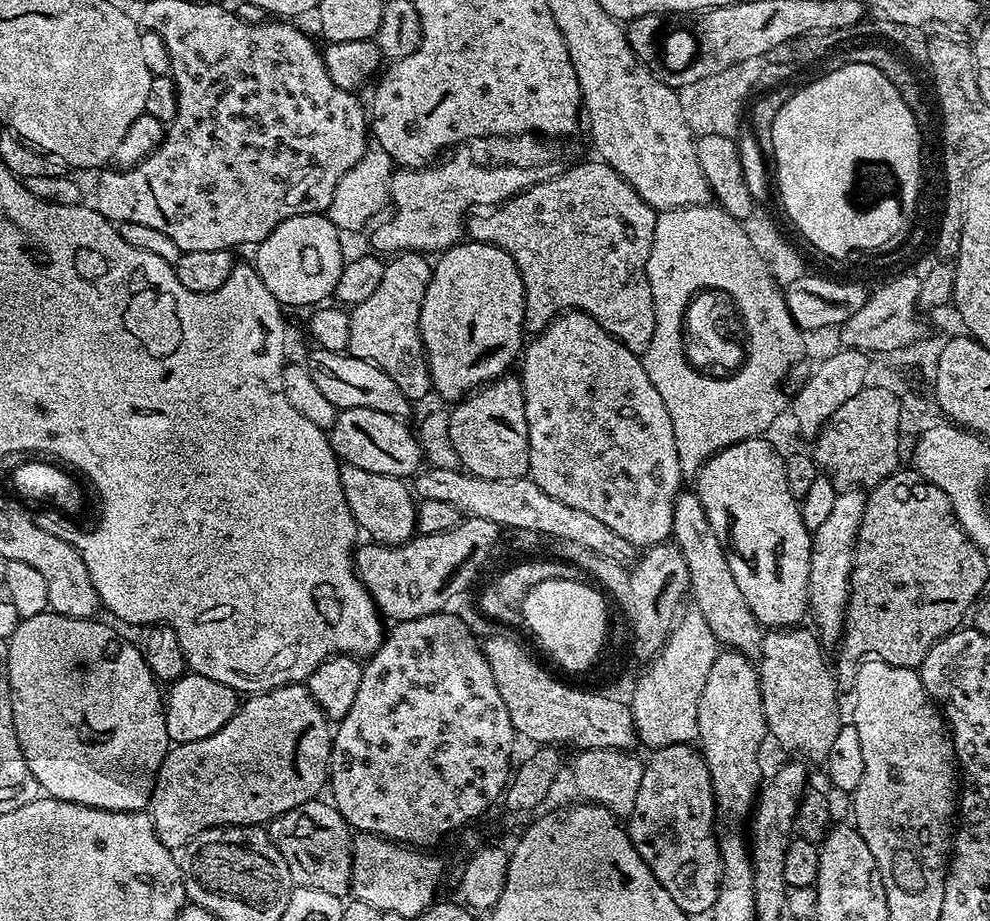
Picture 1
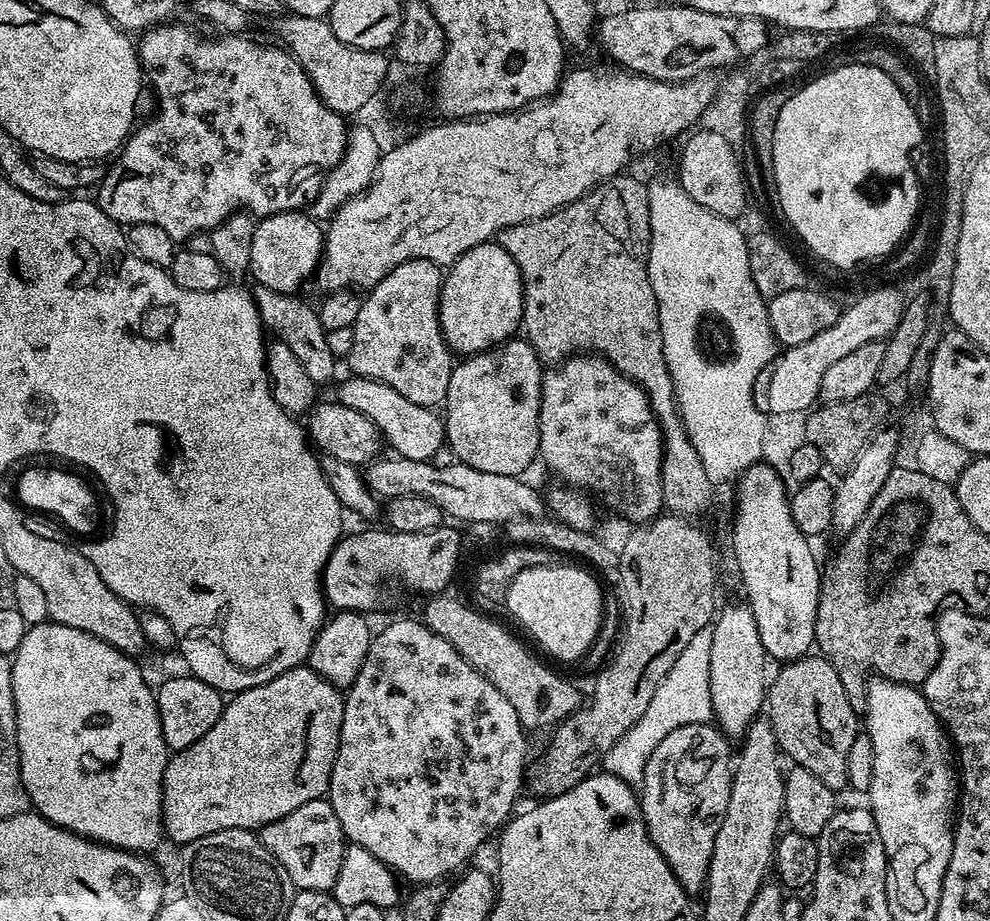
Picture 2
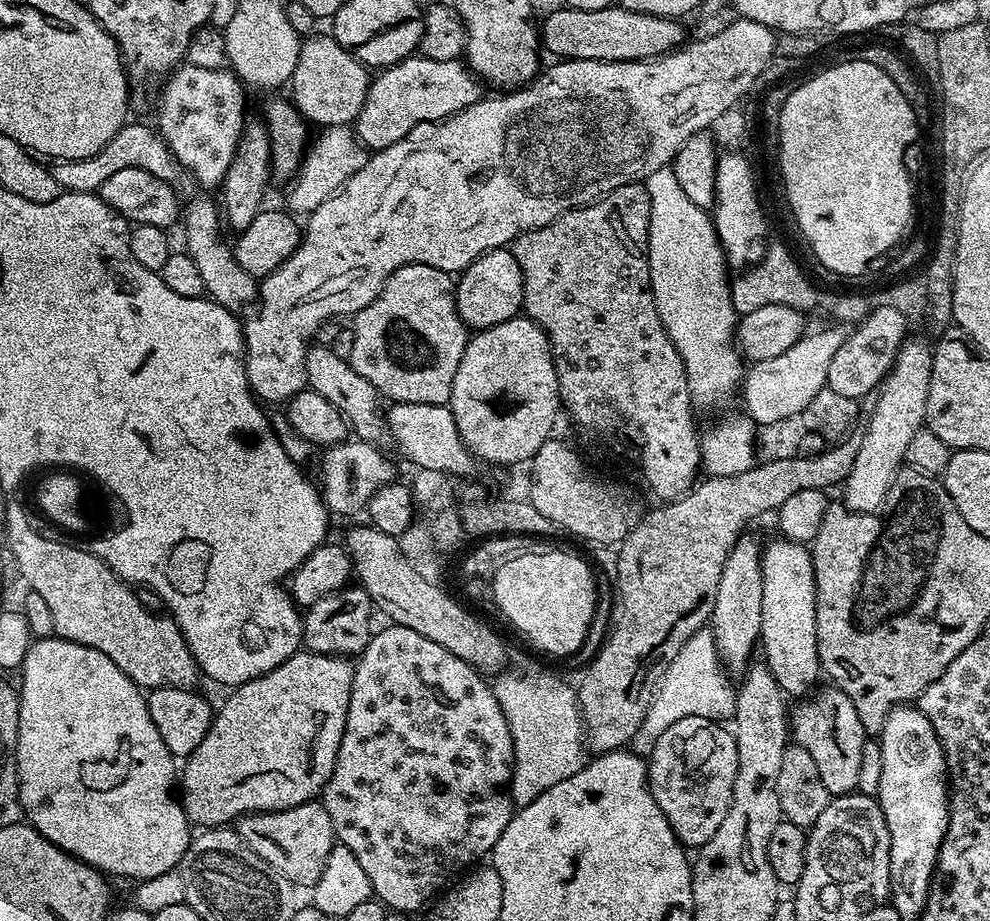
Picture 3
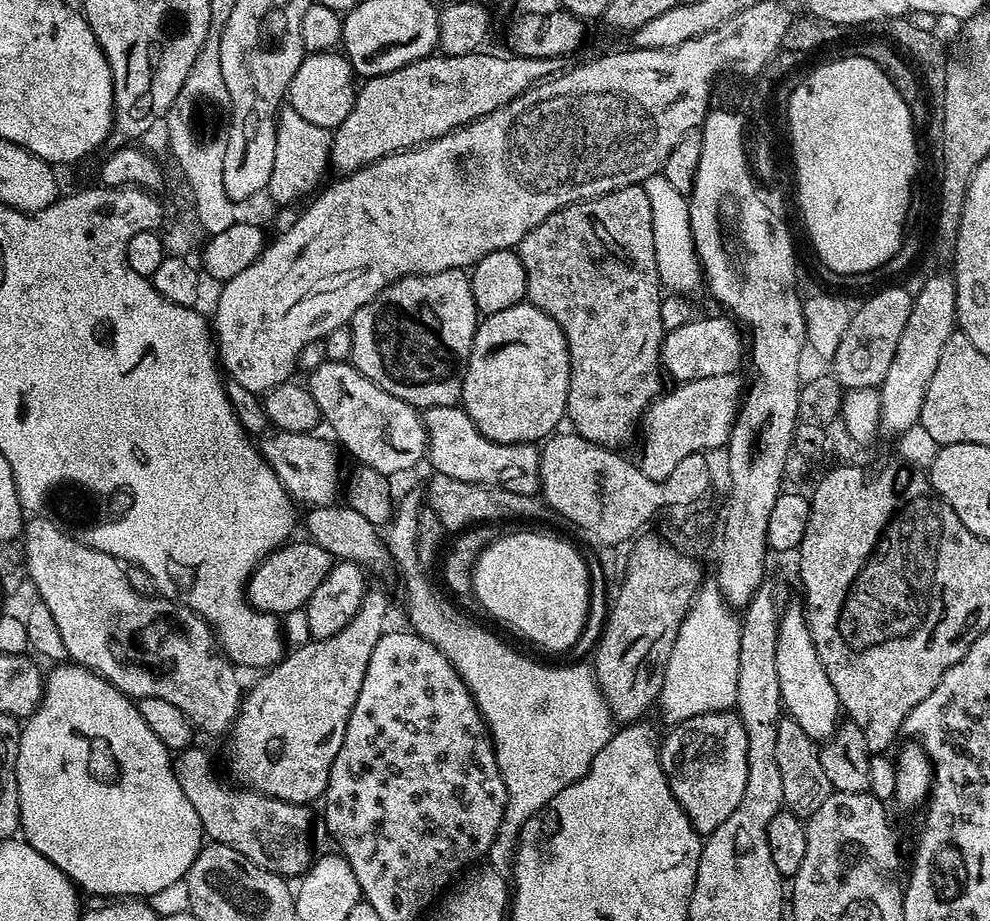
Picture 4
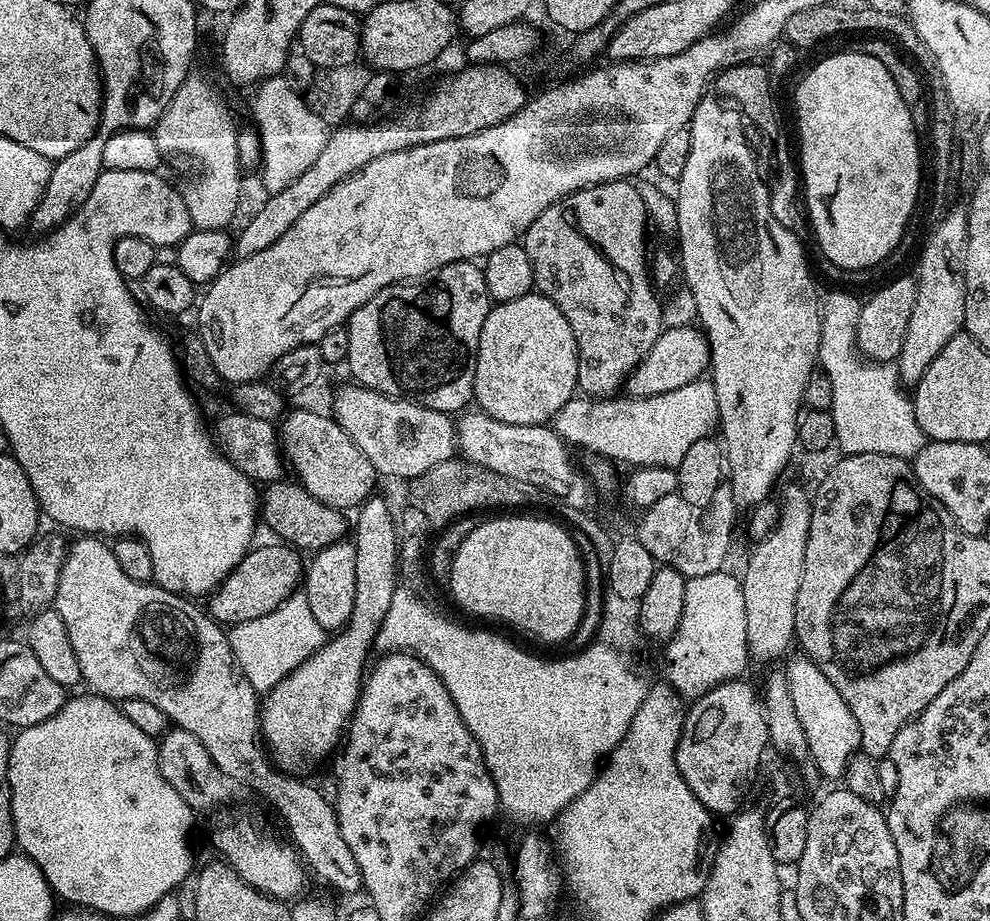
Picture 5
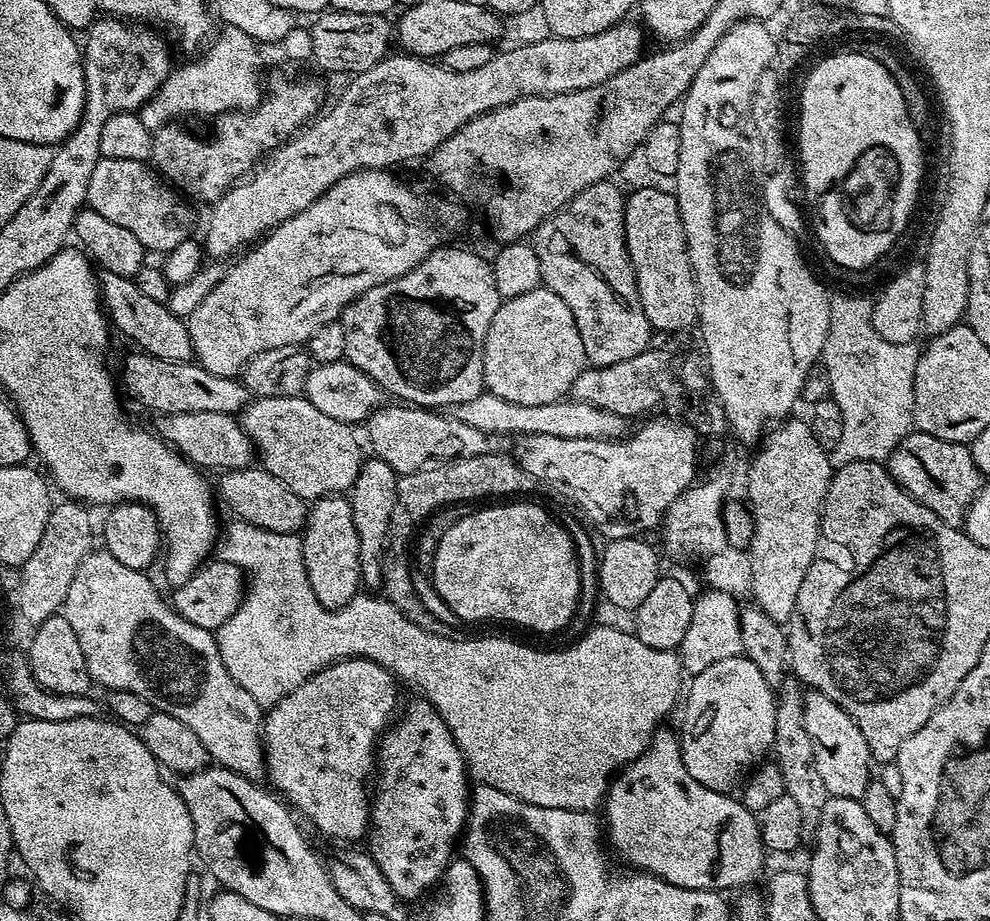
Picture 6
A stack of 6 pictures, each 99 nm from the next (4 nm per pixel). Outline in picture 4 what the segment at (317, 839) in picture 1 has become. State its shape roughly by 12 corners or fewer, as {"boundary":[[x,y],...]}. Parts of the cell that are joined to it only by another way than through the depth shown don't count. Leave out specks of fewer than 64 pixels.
{"boundary":[[197,746],[175,757],[213,844],[299,878],[314,859],[303,804],[216,781]]}

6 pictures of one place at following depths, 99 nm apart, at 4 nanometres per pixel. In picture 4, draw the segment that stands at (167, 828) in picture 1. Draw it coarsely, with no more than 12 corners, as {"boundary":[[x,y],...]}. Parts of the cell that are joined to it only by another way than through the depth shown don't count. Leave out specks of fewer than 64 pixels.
{"boundary":[[388,596],[243,693],[237,785],[323,797]]}

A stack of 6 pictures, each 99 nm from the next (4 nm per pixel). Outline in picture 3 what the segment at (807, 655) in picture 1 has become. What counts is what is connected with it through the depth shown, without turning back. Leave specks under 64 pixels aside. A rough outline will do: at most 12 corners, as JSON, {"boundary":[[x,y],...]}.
{"boundary":[[842,689],[791,709],[829,797],[858,789],[866,733]]}

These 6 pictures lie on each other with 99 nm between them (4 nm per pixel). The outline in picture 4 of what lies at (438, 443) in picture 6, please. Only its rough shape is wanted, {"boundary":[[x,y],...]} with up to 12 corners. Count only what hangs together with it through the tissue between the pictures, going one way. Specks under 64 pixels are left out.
{"boundary":[[347,360],[307,373],[335,443],[383,476],[428,451],[423,415]]}

